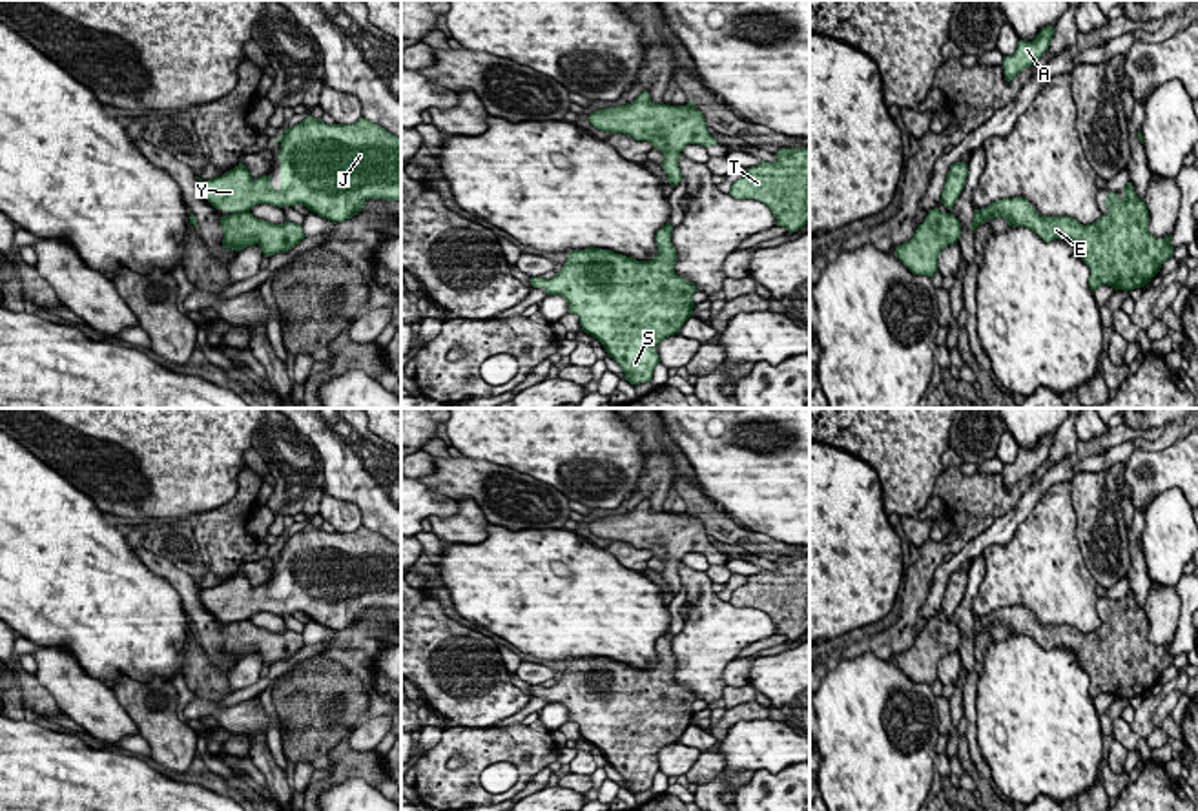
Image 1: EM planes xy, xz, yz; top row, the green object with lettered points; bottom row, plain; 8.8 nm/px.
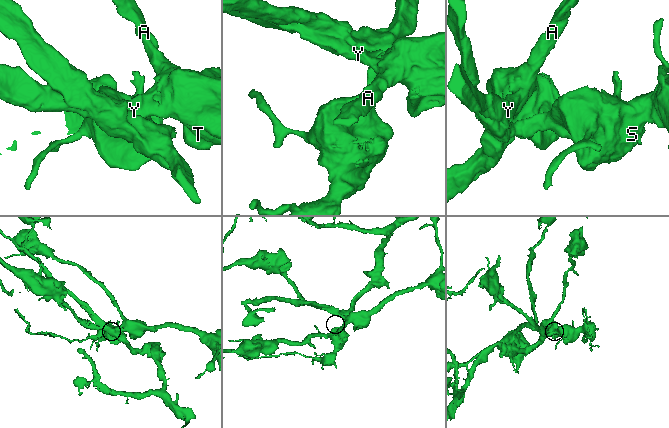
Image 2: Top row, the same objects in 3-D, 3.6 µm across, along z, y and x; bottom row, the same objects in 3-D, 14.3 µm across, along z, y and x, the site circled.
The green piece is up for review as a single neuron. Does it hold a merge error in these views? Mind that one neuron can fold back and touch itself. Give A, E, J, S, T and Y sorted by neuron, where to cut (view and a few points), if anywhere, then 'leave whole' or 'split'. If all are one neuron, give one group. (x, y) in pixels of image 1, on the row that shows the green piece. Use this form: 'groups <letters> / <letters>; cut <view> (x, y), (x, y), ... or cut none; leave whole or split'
groups A E J S T Y; cut none; leave whole

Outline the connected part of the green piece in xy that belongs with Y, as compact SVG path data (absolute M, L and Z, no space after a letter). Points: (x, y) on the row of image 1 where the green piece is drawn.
M306 118L284 129L279 137L281 151L281 188L274 190L270 175L253 179L241 162L233 169L210 180L199 180L201 195L215 208L228 210L221 217L224 231L222 248L241 252L246 246L259 244L263 253L272 257L292 250L306 235L301 224L286 221L274 224L250 213L255 204L295 206L303 204L310 211L332 222L343 222L357 215L368 199L399 200L401 199L401 139L385 128L359 118L356 124L325 124L321 118Z

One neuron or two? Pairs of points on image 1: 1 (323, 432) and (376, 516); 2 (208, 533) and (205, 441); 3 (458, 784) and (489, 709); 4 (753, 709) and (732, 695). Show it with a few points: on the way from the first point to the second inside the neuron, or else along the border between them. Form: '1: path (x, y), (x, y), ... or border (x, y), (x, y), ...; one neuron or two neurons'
1: path (340, 452), (376, 489), (376, 496); one neuron
2: border (237, 480), (237, 491), (227, 502), (199, 514); two neurons
3: border (458, 724), (493, 728); two neurons
4: border (753, 700), (733, 704), (726, 709); two neurons

